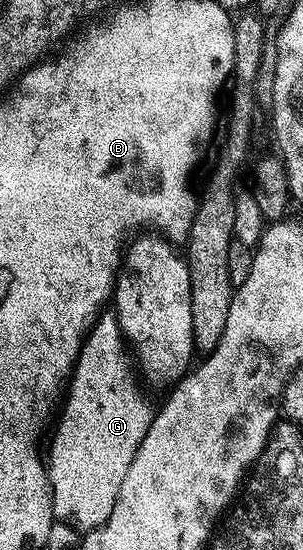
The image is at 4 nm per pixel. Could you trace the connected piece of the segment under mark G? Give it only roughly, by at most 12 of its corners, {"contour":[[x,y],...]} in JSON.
{"contour":[[121,325],[82,341],[47,446],[53,517],[115,508],[149,407]]}

